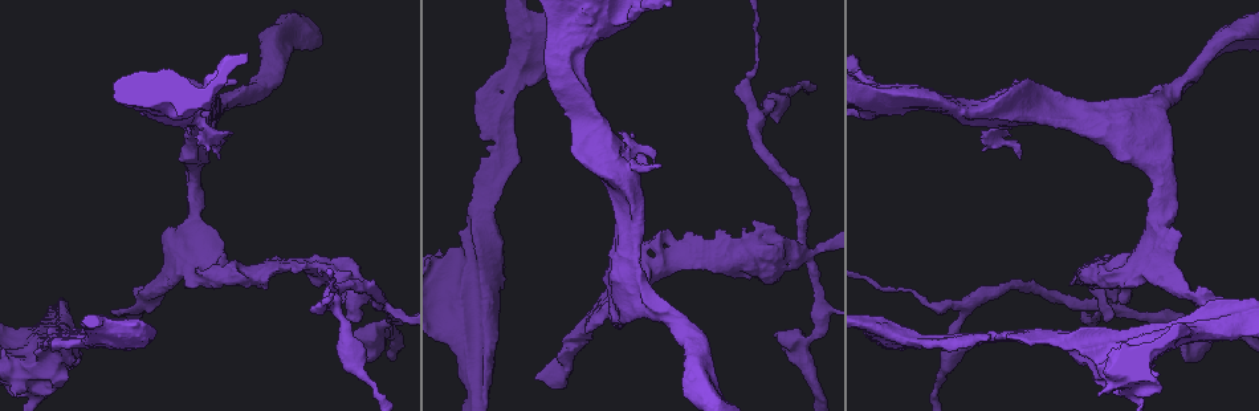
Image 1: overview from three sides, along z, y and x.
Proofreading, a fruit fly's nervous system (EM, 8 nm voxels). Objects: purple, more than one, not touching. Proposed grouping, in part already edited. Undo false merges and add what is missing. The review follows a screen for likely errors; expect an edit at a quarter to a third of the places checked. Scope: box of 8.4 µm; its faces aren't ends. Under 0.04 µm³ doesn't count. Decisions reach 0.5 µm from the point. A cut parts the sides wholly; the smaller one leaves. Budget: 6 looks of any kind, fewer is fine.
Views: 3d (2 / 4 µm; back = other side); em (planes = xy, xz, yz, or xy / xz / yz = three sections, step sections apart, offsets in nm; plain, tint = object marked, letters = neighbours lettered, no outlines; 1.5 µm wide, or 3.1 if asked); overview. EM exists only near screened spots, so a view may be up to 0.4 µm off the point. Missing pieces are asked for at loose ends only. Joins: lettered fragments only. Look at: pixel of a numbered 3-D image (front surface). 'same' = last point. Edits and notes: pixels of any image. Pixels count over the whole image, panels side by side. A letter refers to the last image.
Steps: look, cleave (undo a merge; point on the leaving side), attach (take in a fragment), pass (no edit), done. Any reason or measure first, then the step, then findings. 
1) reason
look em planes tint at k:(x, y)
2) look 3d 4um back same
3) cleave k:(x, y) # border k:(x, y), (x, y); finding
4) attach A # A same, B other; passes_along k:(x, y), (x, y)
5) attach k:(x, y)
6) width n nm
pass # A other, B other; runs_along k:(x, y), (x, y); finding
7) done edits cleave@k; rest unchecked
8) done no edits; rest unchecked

look em yz step 8 letters at 1:(481, 220)

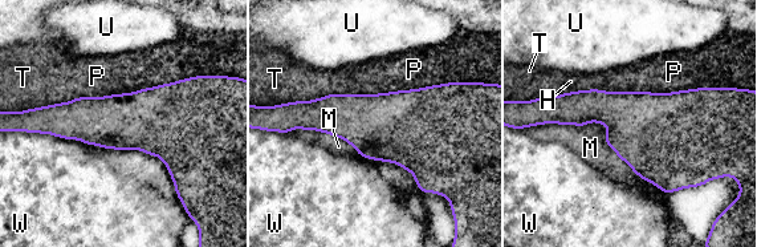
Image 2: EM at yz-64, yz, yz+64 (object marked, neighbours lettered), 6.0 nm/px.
pass # H other, M other, P other, T other, U other, W other; border 2:(29, 132), (154, 154), (178, 197); continuous, no second neuron

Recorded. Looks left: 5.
branch stops here
look 3d 2um back at 1:(238, 81)

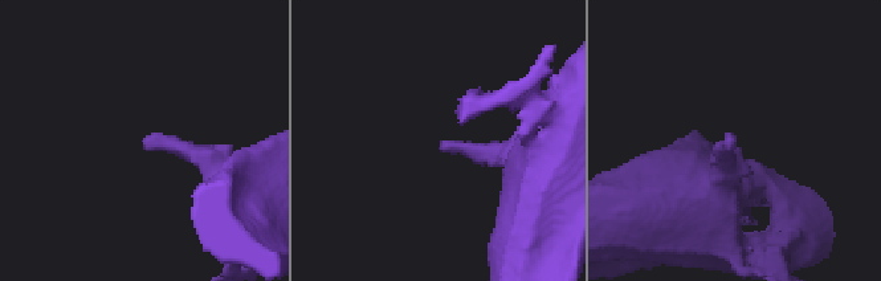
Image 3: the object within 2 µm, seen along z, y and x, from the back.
need the tissue
look em planes letters at 3:(443, 141)

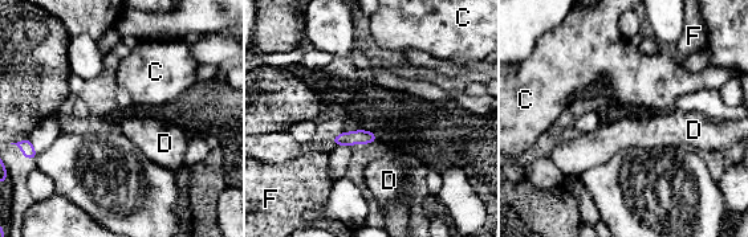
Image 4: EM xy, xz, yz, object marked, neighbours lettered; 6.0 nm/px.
longest_contact D 60 nm
pass # C other, D other, F other; none of them fits

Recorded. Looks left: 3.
four or more arms meet
look em xz step 8 letters at 1:(800, 245)

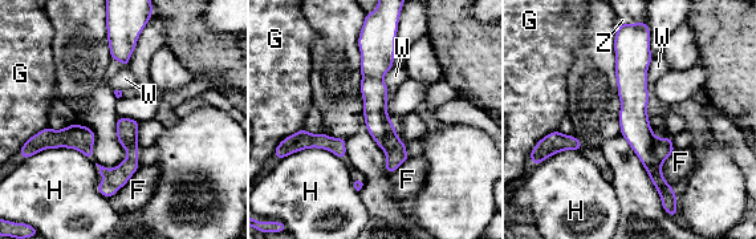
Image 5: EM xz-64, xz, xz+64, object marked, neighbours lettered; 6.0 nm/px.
cleave 5:(374, 97) # F other, G other, H other, W other, Z other; border 5:(389, 118), (389, 150), (386, 153); a second neuron is stuck on

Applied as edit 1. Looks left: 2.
done edits cleave@5; rest unchecked

